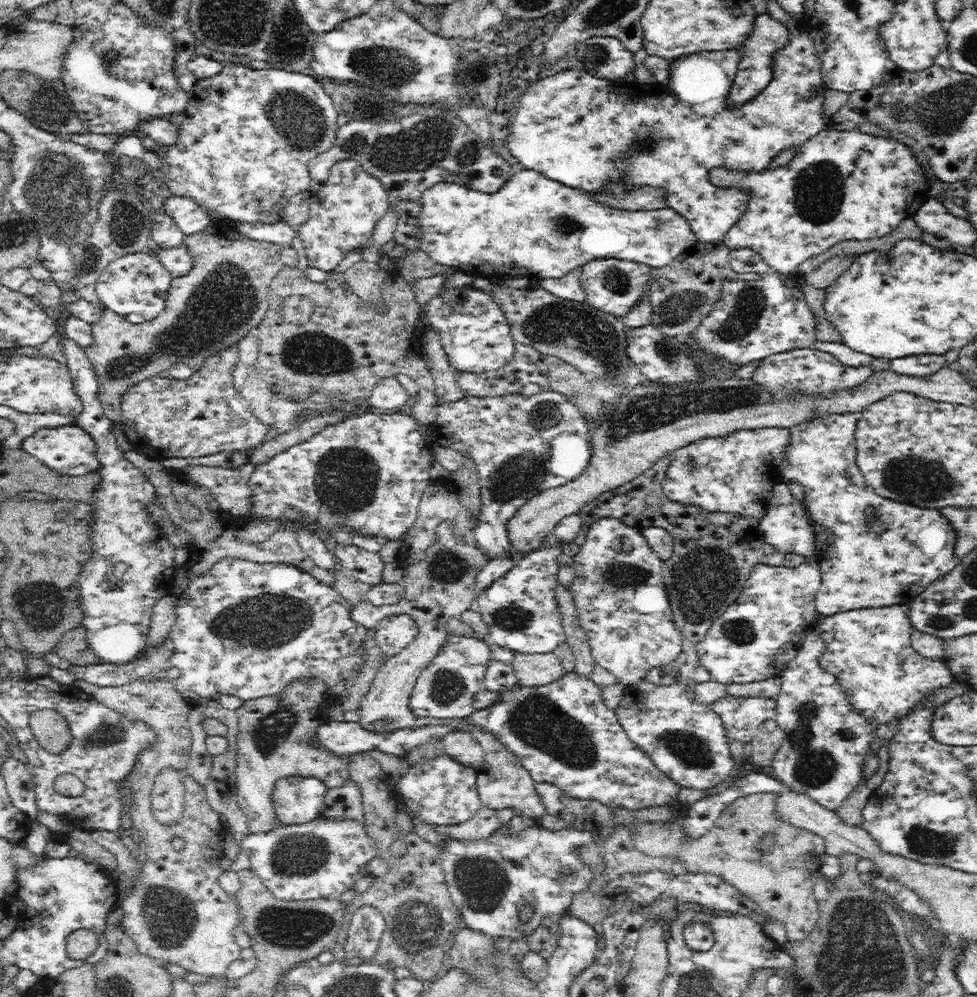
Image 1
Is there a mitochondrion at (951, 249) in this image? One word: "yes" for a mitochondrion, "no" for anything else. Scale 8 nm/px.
no

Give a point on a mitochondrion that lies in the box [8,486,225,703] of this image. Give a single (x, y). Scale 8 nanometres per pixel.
(43, 606)

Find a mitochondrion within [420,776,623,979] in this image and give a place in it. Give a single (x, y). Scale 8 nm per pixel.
(482, 882)

